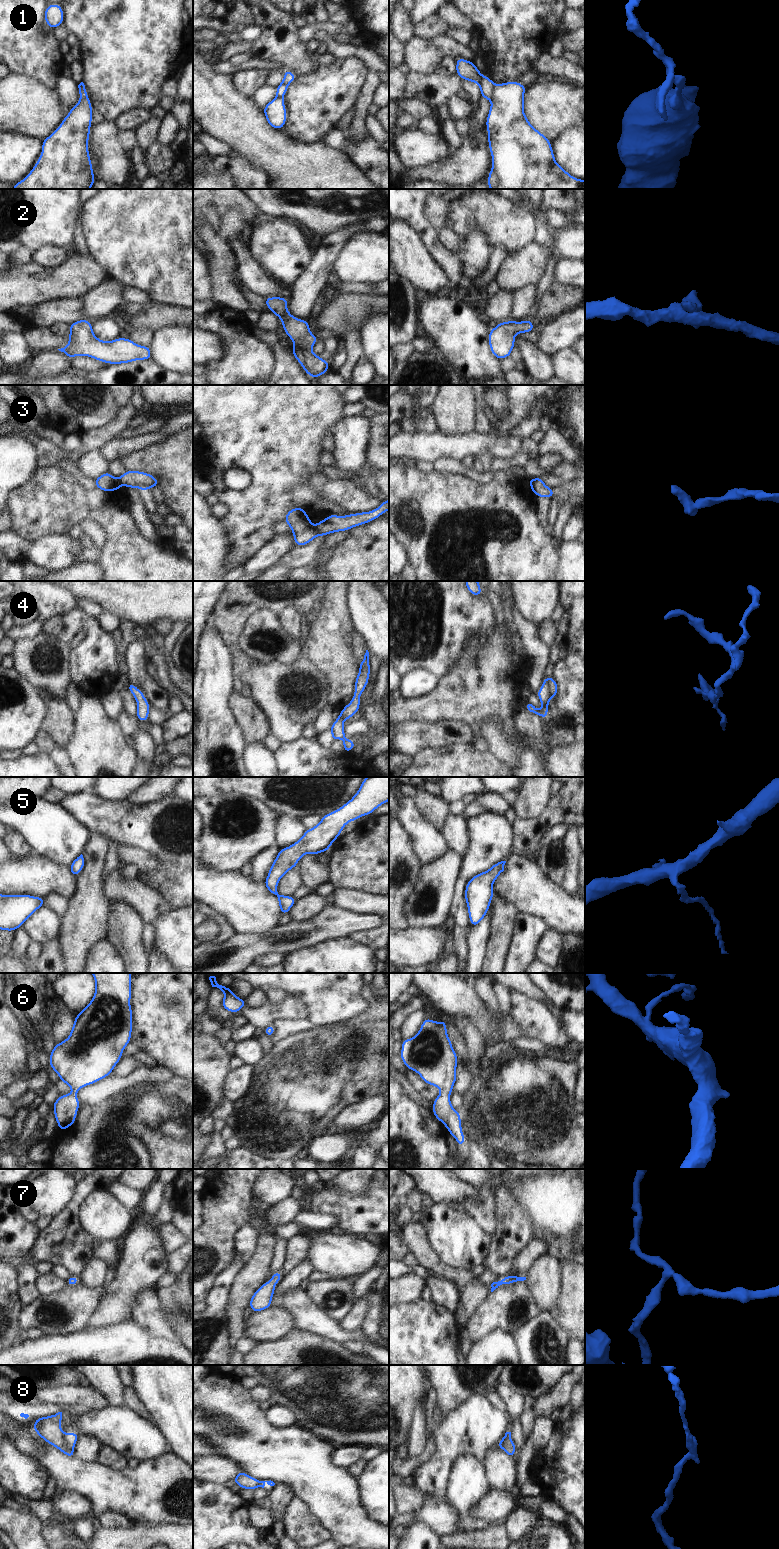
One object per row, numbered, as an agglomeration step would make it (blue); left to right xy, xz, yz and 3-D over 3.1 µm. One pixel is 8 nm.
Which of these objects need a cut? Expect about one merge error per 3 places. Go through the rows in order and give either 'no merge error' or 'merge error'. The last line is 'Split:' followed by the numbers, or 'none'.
1: merge error
2: no merge error
3: merge error
4: no merge error
5: no merge error
6: no merge error
7: no merge error
8: merge error
Split: 1, 3, 8

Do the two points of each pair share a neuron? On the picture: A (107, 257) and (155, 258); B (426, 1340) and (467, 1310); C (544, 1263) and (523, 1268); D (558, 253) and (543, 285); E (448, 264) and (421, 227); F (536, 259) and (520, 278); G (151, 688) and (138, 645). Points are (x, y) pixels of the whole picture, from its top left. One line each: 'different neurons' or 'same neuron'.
A: same neuron
B: different neurons
C: different neurons
D: same neuron
E: same neuron
F: same neuron
G: same neuron

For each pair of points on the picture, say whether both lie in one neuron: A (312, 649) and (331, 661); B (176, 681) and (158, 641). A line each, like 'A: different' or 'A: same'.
A: same
B: same

